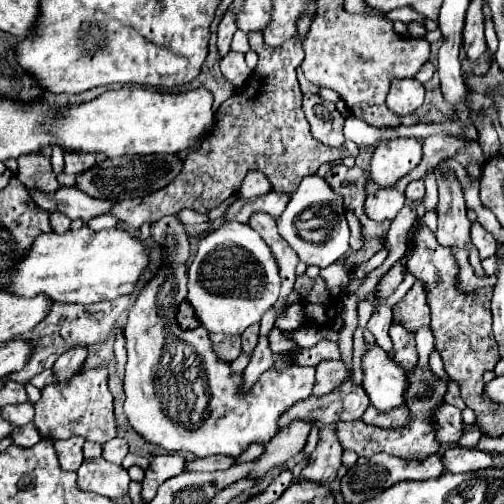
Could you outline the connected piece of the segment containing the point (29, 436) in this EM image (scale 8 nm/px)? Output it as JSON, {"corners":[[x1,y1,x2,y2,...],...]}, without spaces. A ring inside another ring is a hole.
{"corners":[[29,422,29,424,21,426,21,428,15,428,15,430,11,432,11,438,13,438,13,442,15,442,17,446,23,446,23,448,33,446,33,444,37,444,37,442,41,440,39,430,35,428,33,422]]}

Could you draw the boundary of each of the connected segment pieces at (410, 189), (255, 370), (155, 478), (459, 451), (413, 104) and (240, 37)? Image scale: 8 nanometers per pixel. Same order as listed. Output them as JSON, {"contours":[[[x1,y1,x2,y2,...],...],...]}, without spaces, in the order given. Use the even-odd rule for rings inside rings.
{"contours":[[[415,180,415,182,411,182,411,184,407,186,407,190,405,190,405,196,411,198,411,200,419,200,419,198,423,198,423,194,425,194,423,180]],[[265,336,259,338,255,350,253,350,253,356,247,364,247,368,243,370,243,392,247,392,247,388,251,388,251,384,255,384,255,380,265,372,269,370,273,364,273,352,269,350,269,342]],[[167,454,167,456,155,456,151,460,151,466,145,470,145,480,143,480,143,500,149,502,159,484,163,484,165,480,177,476,179,472,185,470,185,458,181,454]],[[451,448,441,454,441,460,445,464,447,472,473,472,479,468,491,468,491,458,473,448]],[[415,78,393,80,391,90,387,94,387,106,397,116,413,114,423,104,423,96,425,96,425,88]],[[237,30,235,32,235,36,233,36,233,42,231,42,231,48,233,50,237,50,237,52,247,52,249,50,249,42,247,42,247,34,245,32,241,32,241,30]]]}

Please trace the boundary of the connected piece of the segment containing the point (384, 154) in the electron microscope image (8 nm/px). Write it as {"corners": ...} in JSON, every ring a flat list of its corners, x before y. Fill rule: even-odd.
{"corners":[[395,138,379,142,371,156,371,180,389,188,401,176,409,174,421,160,421,144,415,138]]}

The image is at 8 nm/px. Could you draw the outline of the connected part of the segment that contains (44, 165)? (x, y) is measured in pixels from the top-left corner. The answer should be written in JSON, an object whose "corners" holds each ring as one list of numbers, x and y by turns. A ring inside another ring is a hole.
{"corners":[[37,152,31,156,19,156,17,178,27,188,39,188,41,192,59,188,55,172,51,168,51,162,47,160,47,156,43,152]]}

